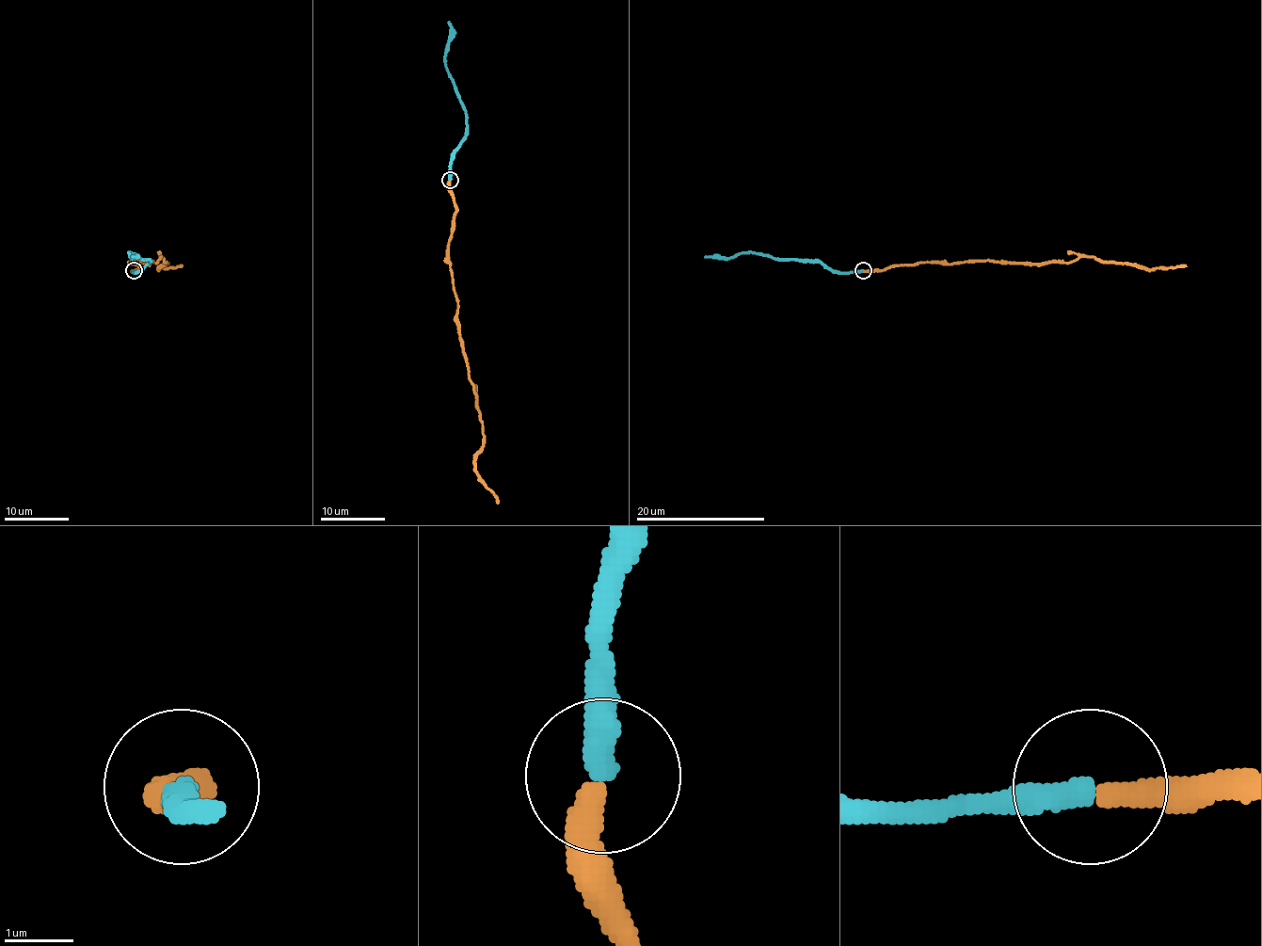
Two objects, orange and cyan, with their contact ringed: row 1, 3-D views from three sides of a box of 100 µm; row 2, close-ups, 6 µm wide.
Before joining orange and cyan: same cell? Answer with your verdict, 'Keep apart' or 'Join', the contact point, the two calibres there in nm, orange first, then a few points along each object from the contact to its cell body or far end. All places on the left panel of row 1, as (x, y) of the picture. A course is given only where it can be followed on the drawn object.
Join. Place: (134, 270). Thickness 380 nm (orange) against 400 nm. Course of orange: (134, 270), (140, 266), (132, 262), (156, 262), (161, 257), (167, 264), (159, 268), (182, 266). Course of cyan: (134, 270), (136, 271), (150, 260), (130, 252), (132, 257)

